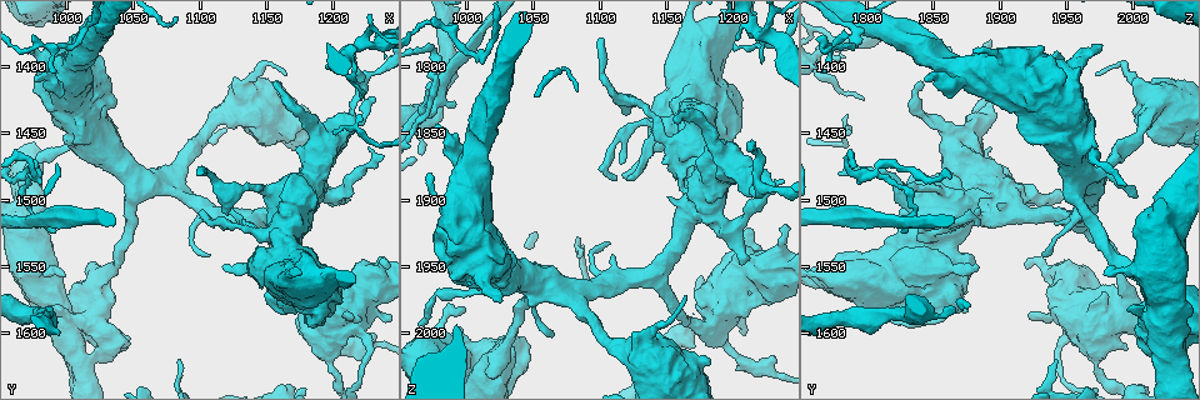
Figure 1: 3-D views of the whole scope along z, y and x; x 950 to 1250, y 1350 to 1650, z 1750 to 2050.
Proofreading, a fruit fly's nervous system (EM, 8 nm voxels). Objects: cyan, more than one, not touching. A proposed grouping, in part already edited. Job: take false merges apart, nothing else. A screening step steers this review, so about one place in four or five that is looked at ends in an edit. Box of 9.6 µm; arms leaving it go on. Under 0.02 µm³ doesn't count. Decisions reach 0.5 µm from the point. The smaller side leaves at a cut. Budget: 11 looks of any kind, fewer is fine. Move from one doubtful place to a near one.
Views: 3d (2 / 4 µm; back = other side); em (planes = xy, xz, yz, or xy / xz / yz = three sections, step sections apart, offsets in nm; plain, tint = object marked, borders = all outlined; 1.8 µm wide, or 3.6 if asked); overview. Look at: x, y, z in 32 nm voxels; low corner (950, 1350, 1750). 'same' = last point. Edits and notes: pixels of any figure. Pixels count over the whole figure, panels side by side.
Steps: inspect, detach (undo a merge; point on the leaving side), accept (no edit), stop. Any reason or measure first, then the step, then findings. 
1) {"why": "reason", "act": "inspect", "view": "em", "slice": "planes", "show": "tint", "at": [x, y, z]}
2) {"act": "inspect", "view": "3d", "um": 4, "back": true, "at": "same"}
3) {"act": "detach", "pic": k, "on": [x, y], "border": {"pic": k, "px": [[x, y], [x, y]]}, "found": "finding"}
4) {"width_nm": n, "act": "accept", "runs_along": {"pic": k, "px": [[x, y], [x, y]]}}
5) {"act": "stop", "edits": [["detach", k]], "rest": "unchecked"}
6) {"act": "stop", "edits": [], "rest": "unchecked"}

{"act": "inspect", "view": "3d", "um": 4, "back": true, "at": [1210, 1584, 1946]}

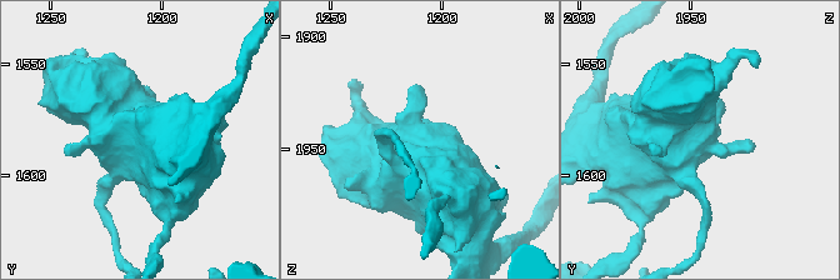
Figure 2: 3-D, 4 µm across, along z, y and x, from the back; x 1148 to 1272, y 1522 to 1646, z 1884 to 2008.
{"act": "inspect", "view": "em", "um": 3.6, "slice": "yz", "step": 16, "show": "tint", "at": [1213, 1585, 1944]}

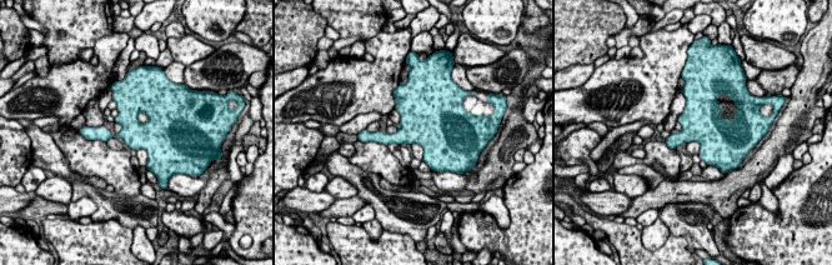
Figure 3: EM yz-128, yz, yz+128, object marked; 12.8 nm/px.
{"act": "inspect", "view": "em", "um": 3.6, "slice": "planes", "show": "borders", "at": "same"}

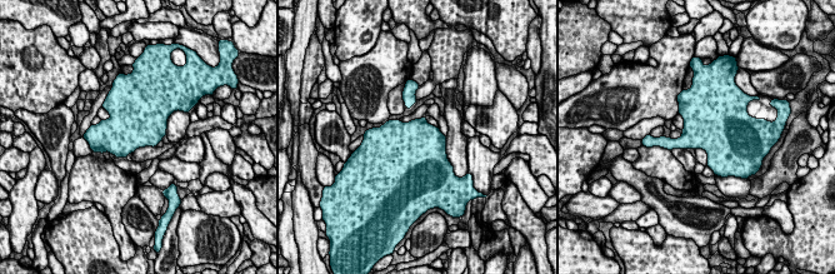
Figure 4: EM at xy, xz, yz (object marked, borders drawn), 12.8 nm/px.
{"act": "accept", "found": "one cell here"}

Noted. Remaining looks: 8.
{"why": "branch point", "act": "inspect", "view": "em", "slice": "xz", "step": 16, "show": "tint", "at": [976, 1480, 1808]}

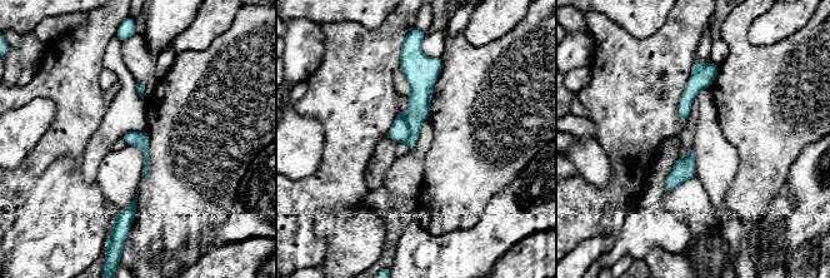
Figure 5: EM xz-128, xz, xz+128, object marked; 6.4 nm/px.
{"act": "detach", "pic": 5, "on": [399, 132], "border": {"pic": 5, "px": [[403, 114], [409, 132], [405, 142]]}, "found": "two cells meet here"}

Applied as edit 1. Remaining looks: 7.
{"why": "abrupt turn", "act": "inspect", "view": "3d", "um": 4, "back": true, "at": [998, 1590, 2022]}

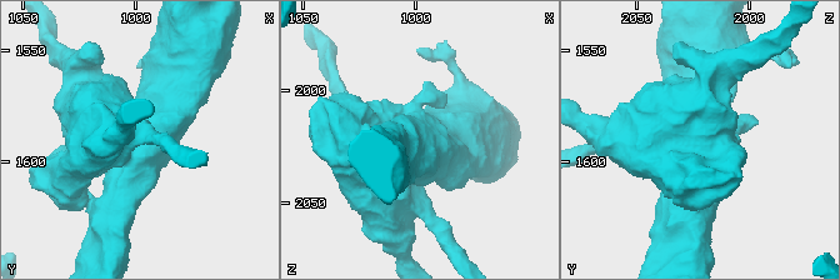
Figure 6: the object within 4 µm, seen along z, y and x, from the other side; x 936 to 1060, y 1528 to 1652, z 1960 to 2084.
{"why": "now the EM", "act": "inspect", "view": "em", "slice": "planes", "show": "borders", "at": [998, 1591, 2023]}

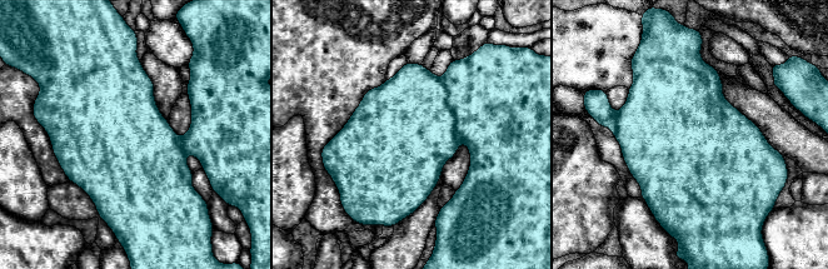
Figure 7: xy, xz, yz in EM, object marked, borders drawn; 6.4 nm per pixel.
{"width_nm": 700, "act": "accept", "found": "continuous, no second cell"}

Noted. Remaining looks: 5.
{"why": "closes a loop", "act": "inspect", "view": "em", "um": 3.6, "slice": "xy", "step": 16, "show": "plain", "at": [1200, 1574, 1834]}

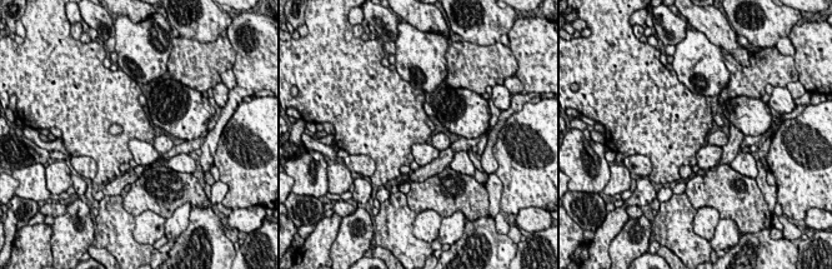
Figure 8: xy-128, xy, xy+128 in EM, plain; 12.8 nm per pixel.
{"why": "with the object marked", "act": "inspect", "view": "em", "um": 3.6, "slice": "xy", "step": 16, "show": "tint", "at": "same"}

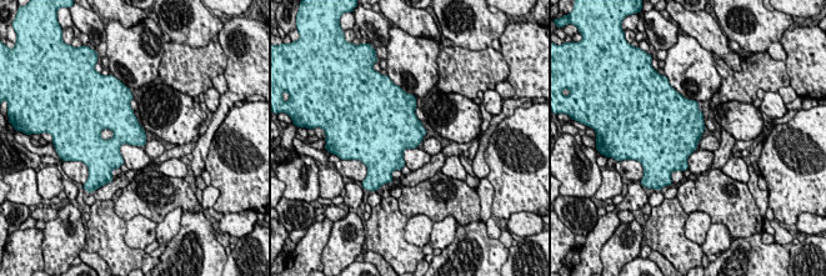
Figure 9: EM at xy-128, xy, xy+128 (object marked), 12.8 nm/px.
{"act": "accept", "found": "one cell here"}

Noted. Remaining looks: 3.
{"act": "stop", "edits": [["detach", 5]], "rest": "unchecked"}

